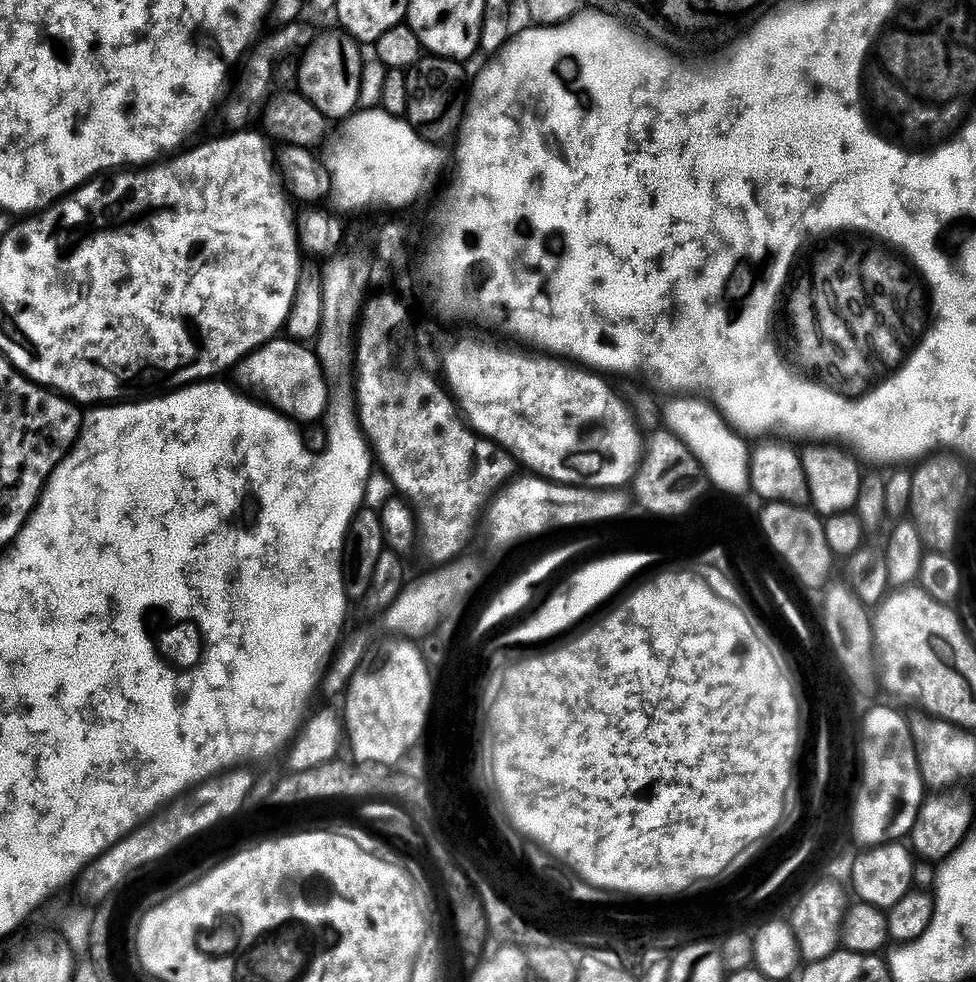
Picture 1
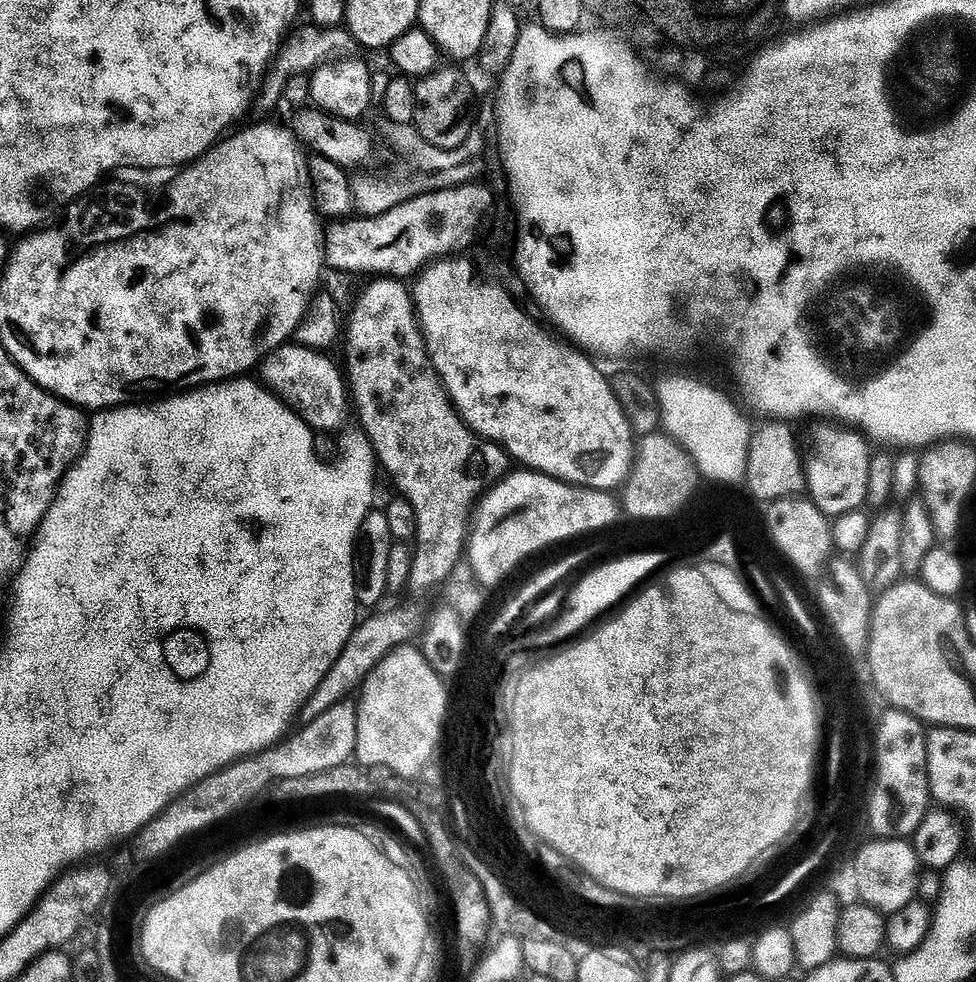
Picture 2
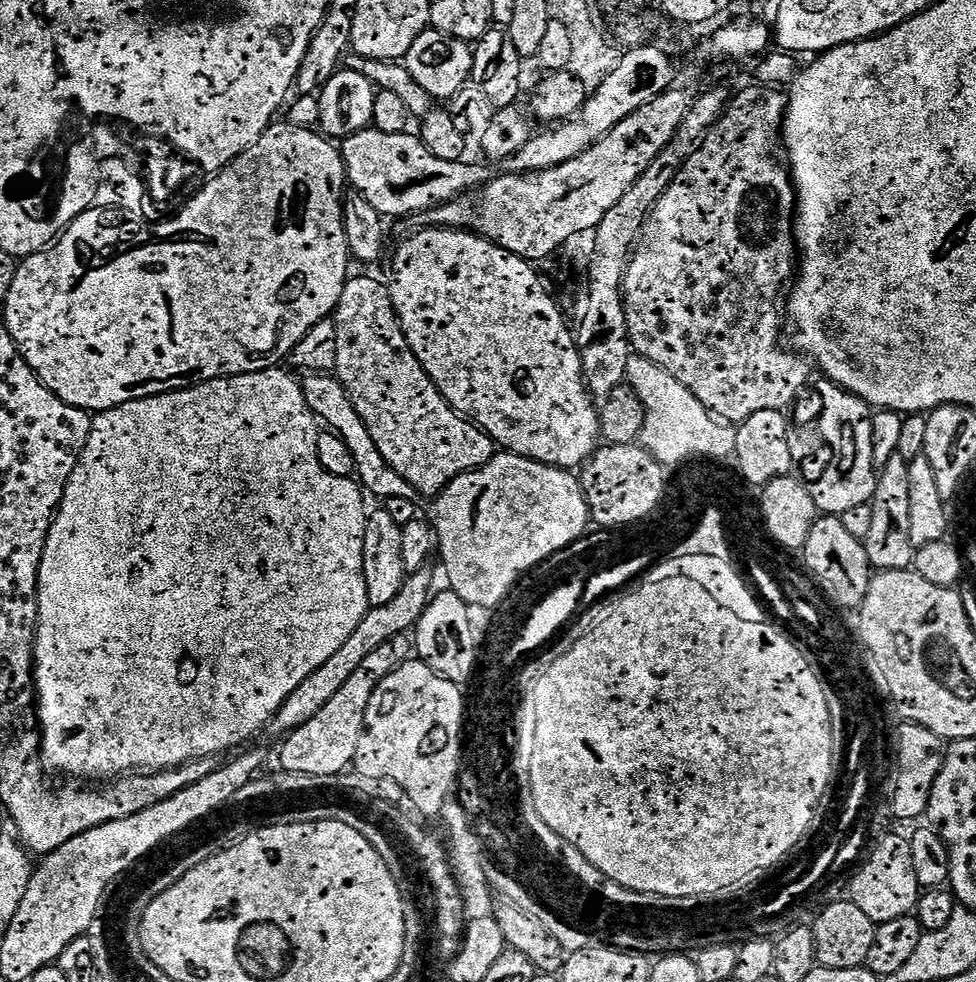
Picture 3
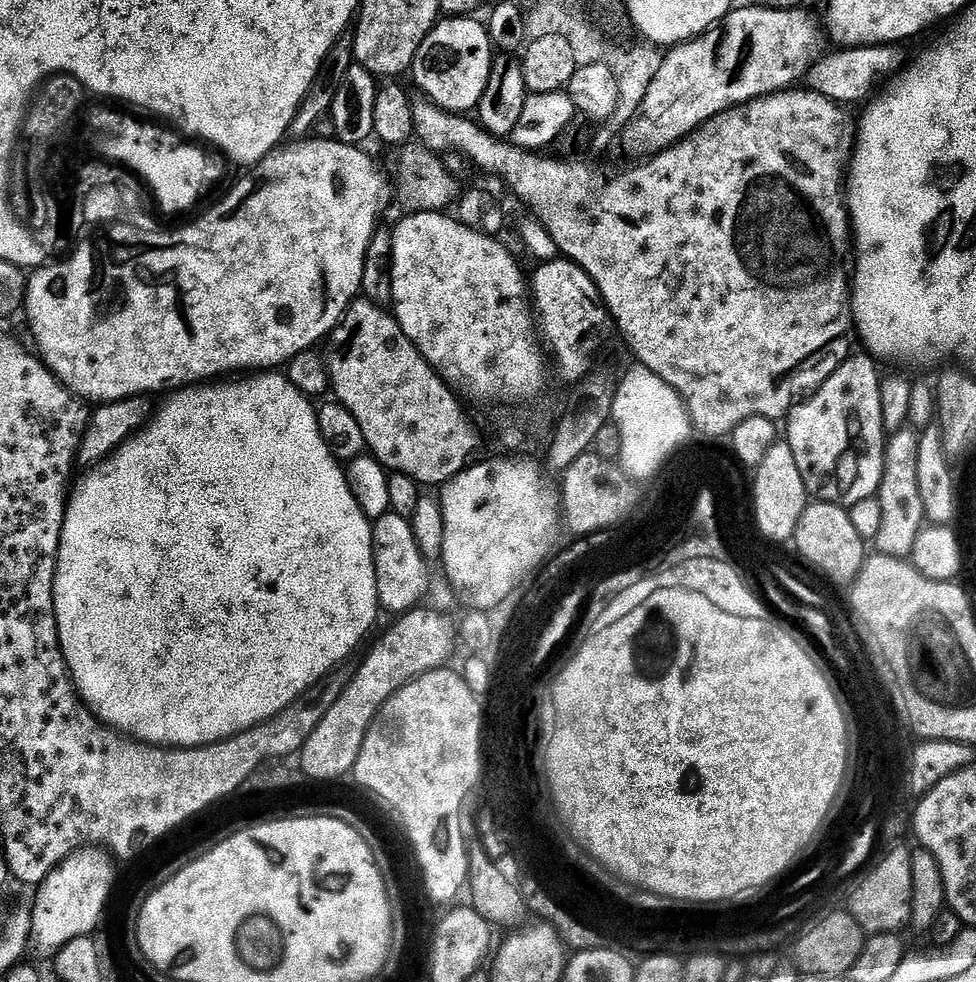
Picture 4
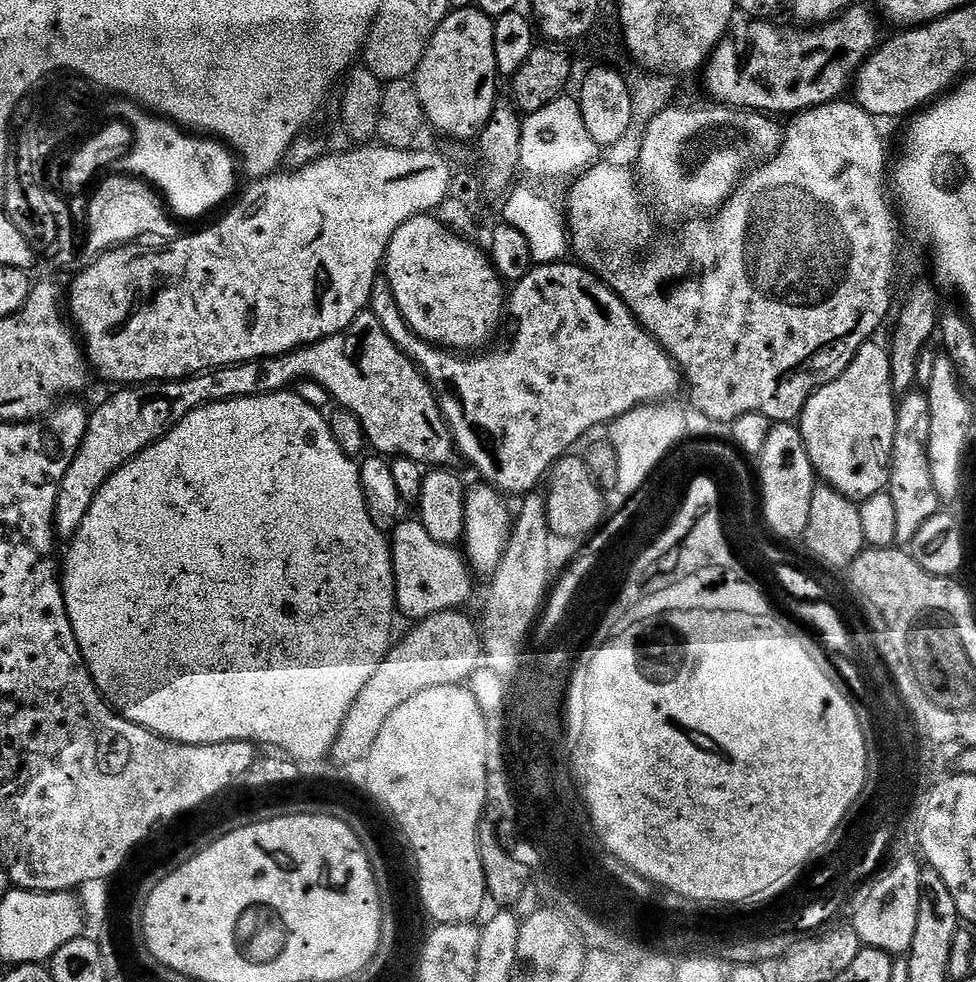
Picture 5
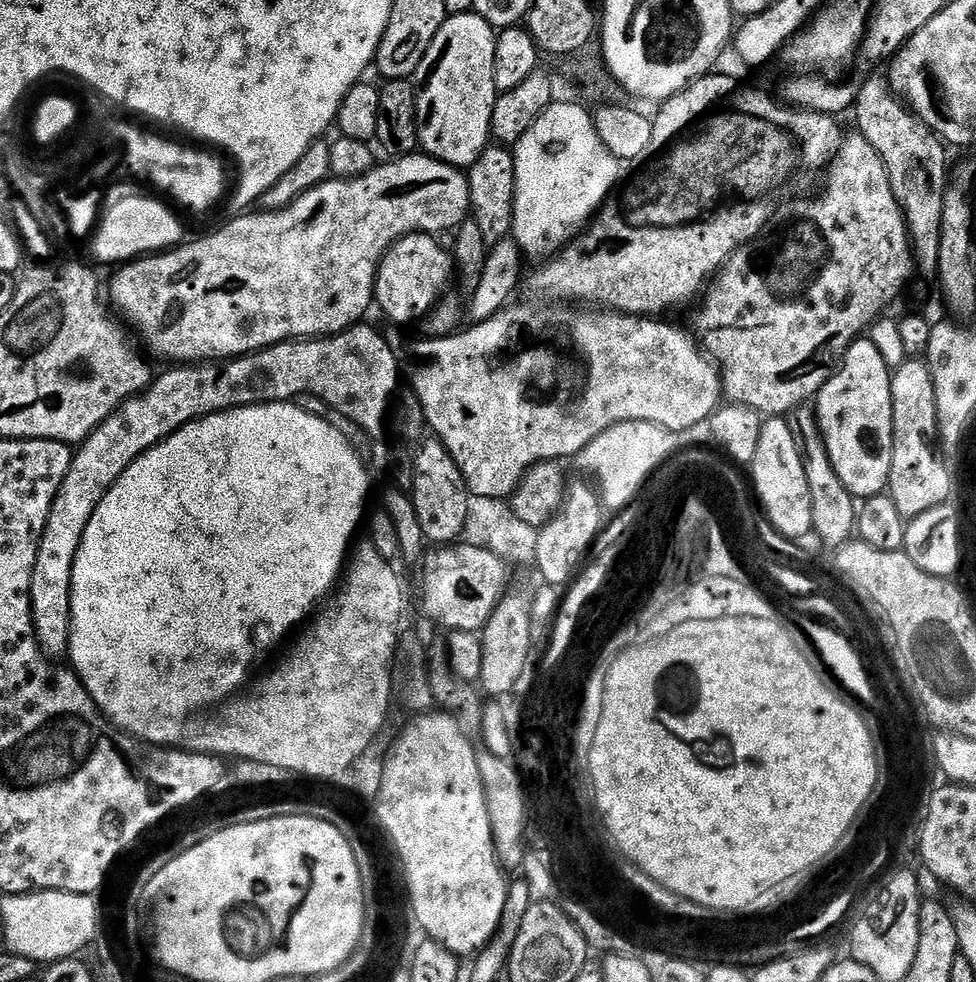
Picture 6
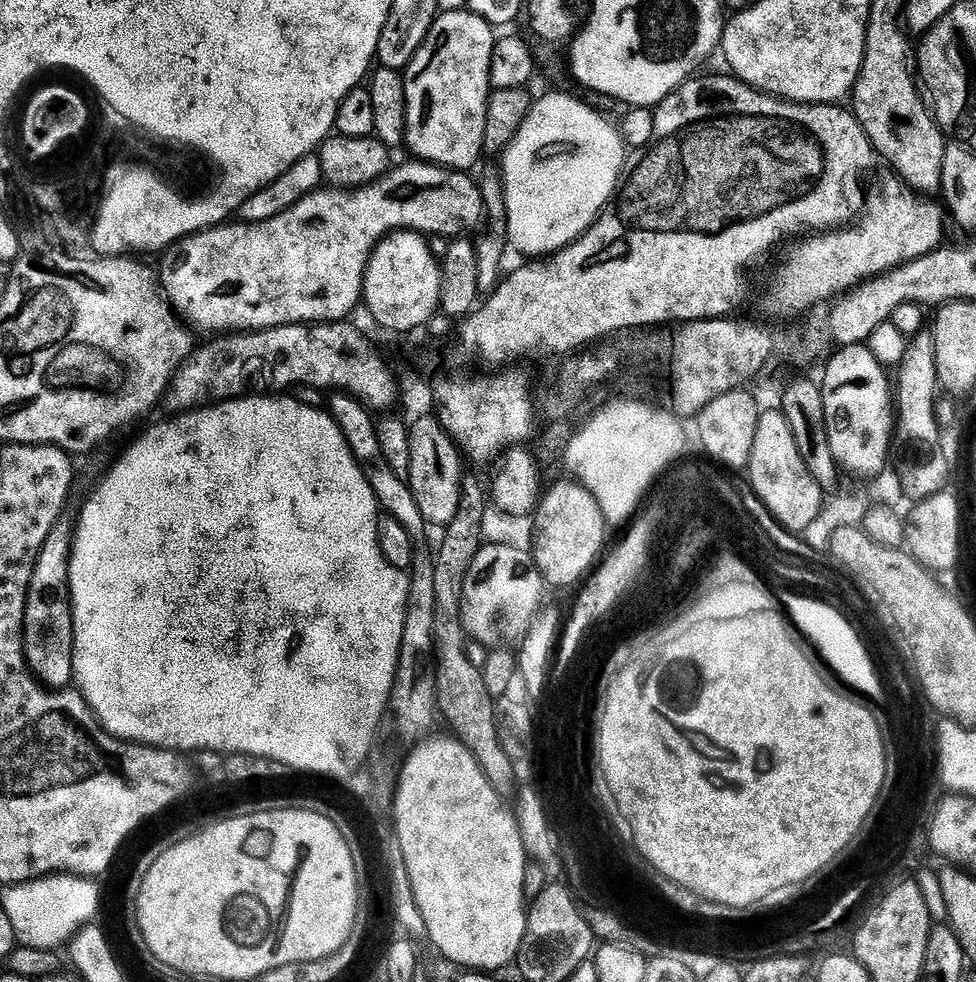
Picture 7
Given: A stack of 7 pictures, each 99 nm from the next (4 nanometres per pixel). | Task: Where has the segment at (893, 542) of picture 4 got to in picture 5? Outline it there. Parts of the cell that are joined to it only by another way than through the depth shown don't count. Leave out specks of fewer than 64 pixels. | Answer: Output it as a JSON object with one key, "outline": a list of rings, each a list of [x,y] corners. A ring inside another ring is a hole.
{"outline":[[[911,390],[899,397],[896,406],[896,429],[892,447],[892,467],[888,474],[886,496],[892,499],[892,528],[896,531],[895,543],[911,545],[913,538],[930,518],[941,511],[942,503],[931,478],[927,458],[927,438],[930,436],[930,402],[920,390]]]}

